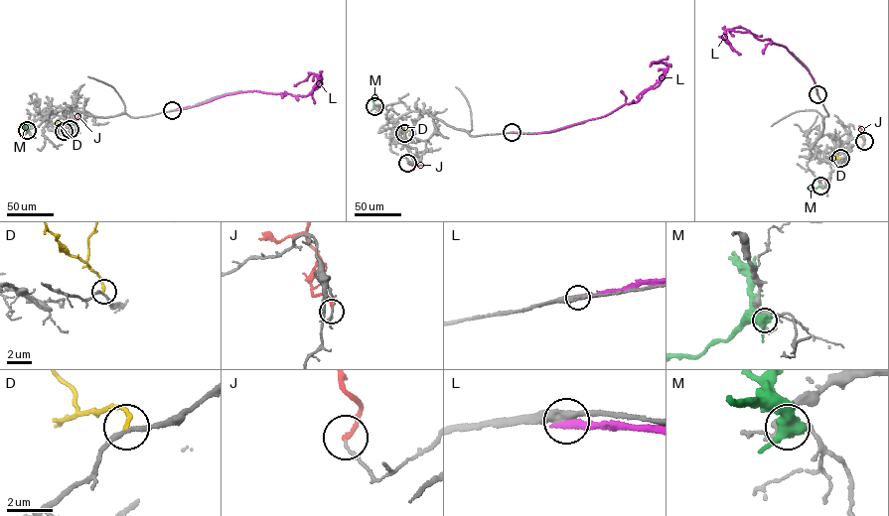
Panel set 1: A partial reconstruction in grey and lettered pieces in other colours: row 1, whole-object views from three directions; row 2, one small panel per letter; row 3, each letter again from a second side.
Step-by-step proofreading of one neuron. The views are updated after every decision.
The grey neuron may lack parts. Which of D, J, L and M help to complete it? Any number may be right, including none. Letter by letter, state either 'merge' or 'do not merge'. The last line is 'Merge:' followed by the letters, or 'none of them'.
D: do not merge
J: do not merge
L: do not merge
M: do not merge
Merge: none of them

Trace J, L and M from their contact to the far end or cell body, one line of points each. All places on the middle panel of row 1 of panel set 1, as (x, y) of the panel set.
J: (407, 163), (422, 165)
L: (512, 132), (549, 131), (607, 115), (638, 101), (660, 83), (667, 67), (637, 98)
M: (374, 106), (376, 94)

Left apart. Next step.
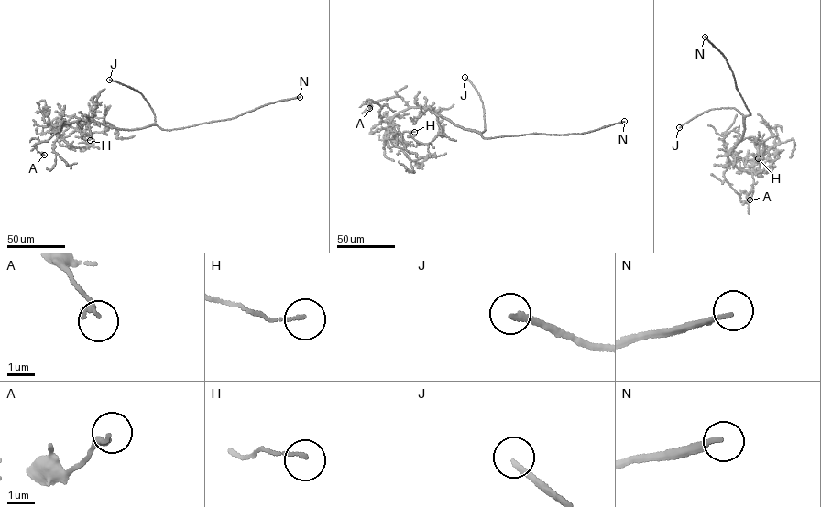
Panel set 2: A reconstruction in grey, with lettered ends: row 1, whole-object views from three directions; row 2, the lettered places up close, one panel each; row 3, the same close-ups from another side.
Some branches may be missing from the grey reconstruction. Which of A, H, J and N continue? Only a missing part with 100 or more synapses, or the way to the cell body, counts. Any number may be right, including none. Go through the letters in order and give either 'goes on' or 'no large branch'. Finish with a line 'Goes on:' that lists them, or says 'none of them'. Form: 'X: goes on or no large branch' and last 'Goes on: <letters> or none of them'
A: no large branch
H: no large branch
J: no large branch
N: goes on
Goes on: N

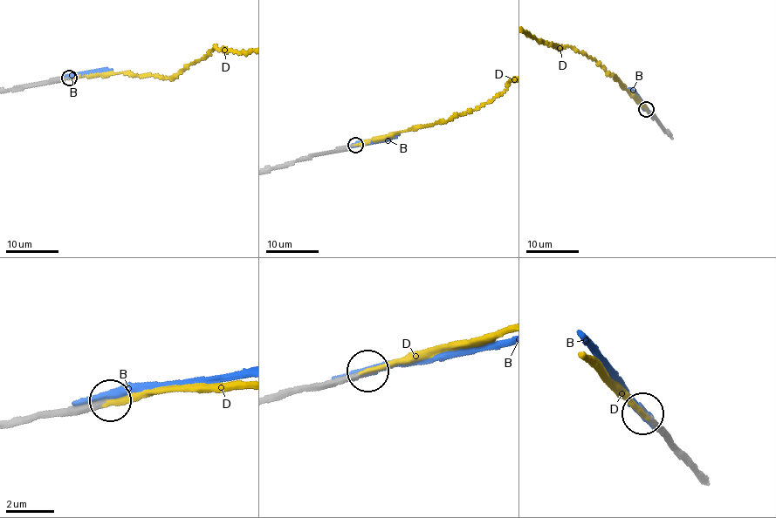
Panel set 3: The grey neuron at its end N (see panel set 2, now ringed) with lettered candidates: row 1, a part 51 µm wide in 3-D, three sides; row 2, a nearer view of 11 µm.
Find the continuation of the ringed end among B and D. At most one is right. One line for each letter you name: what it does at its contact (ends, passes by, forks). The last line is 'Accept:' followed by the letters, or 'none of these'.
D: it ends there
Accept: D

